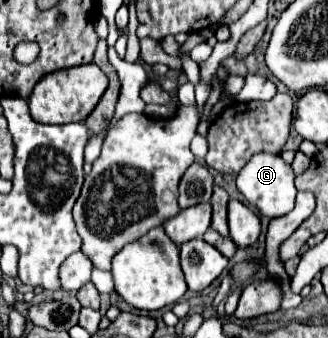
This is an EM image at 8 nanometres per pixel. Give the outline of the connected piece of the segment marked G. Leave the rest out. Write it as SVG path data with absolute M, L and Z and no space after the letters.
M261 152L261 154L255 154L243 166L243 170L237 176L237 188L249 200L249 204L253 204L263 216L279 218L279 216L291 212L295 206L297 190L295 190L293 180L295 180L295 174L293 174L291 164L287 164L279 154Z

